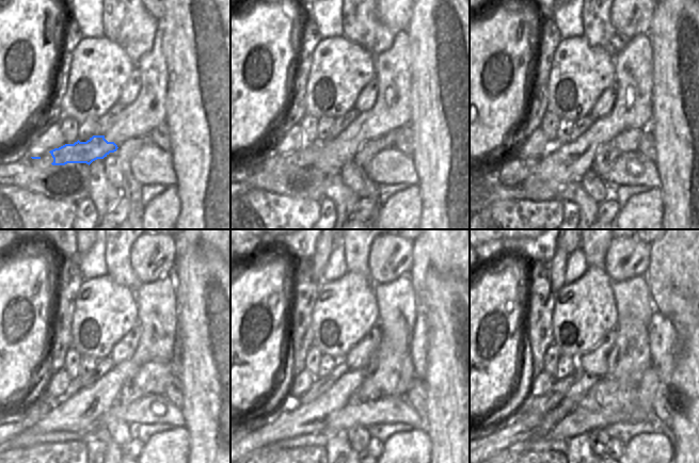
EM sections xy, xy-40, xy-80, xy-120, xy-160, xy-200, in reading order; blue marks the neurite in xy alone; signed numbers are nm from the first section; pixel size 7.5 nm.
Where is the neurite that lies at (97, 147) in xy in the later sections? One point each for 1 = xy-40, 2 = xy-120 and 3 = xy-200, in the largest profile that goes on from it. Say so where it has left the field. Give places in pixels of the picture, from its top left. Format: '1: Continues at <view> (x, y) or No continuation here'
1: Continues at xy-40 (306, 156)
2: Continues at xy-120 (34, 409)
3: Continues at xy-200 (495, 421)

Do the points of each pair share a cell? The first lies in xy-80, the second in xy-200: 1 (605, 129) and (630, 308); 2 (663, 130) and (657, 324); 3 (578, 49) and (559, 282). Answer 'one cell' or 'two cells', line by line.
1: one cell
2: two cells
3: two cells

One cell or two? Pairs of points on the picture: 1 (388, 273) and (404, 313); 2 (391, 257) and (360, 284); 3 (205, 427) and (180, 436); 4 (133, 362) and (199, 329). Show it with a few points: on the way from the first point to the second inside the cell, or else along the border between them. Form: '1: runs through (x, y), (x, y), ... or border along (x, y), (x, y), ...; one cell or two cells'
1: border along (407, 273), (391, 282), (374, 283); two cells
2: border along (367, 277), (372, 283); two cells
3: border along (185, 428), (189, 435), (190, 451); two cells
4: border along (177, 310), (178, 336); two cells

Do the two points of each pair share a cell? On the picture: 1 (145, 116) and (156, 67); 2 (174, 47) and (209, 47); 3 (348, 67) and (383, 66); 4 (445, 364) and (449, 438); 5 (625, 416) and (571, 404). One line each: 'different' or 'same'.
1: same
2: same
3: different
4: same
5: different

